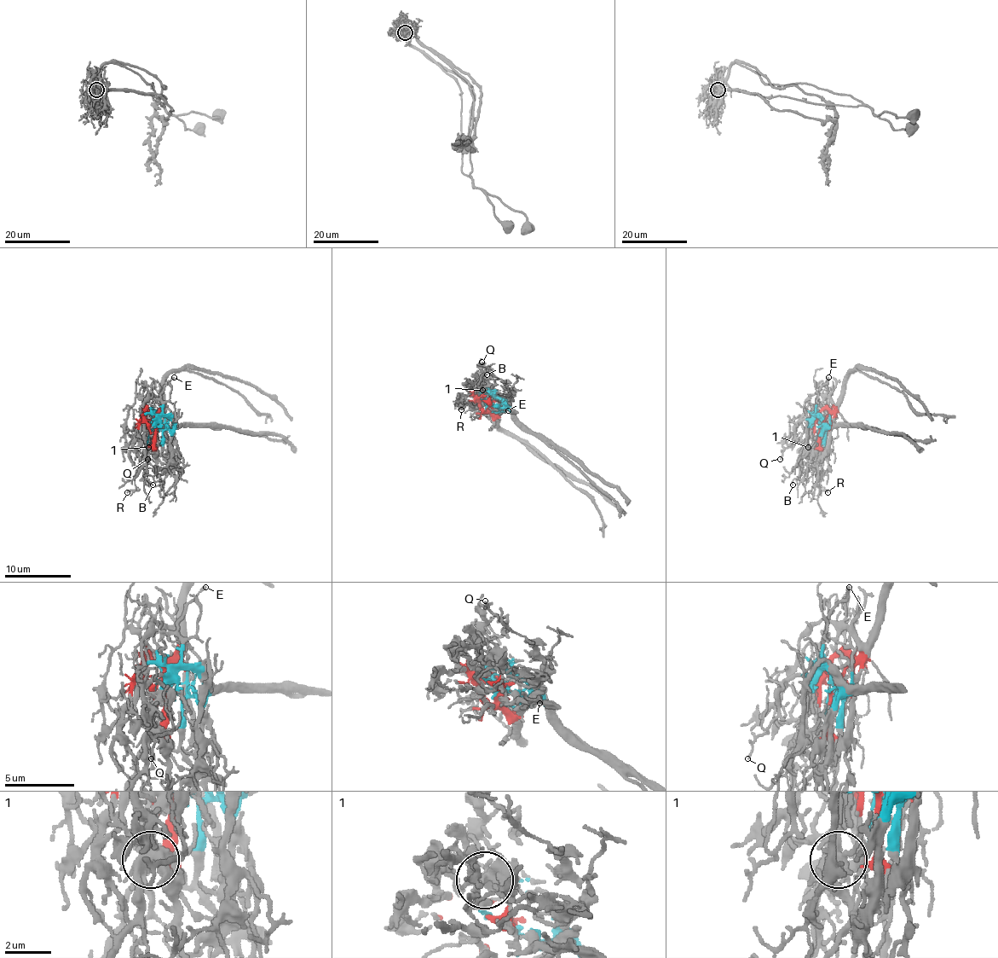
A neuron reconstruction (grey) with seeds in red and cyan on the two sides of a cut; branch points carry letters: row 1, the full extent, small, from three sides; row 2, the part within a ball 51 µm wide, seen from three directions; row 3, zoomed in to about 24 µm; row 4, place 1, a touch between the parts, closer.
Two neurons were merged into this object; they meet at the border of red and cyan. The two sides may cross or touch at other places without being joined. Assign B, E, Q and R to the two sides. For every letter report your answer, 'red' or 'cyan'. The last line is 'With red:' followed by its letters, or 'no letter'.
B: cyan
E: cyan
Q: cyan
R: red
With red: R

